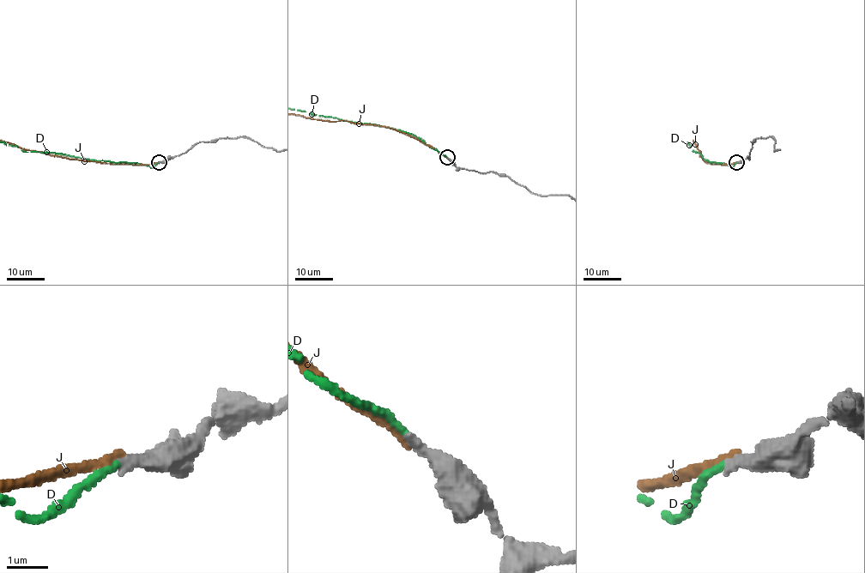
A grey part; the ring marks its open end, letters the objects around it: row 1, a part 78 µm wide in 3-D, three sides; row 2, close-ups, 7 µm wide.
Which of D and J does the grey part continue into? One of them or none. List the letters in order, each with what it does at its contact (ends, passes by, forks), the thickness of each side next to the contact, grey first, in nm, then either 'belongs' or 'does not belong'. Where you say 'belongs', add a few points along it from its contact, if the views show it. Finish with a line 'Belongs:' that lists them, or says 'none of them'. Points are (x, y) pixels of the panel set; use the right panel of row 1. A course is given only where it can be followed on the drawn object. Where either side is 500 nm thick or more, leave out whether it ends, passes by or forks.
D: it ends | 240/160 nm | belongs
J: it ends | 300/200 nm | does not belong
Belongs: D

